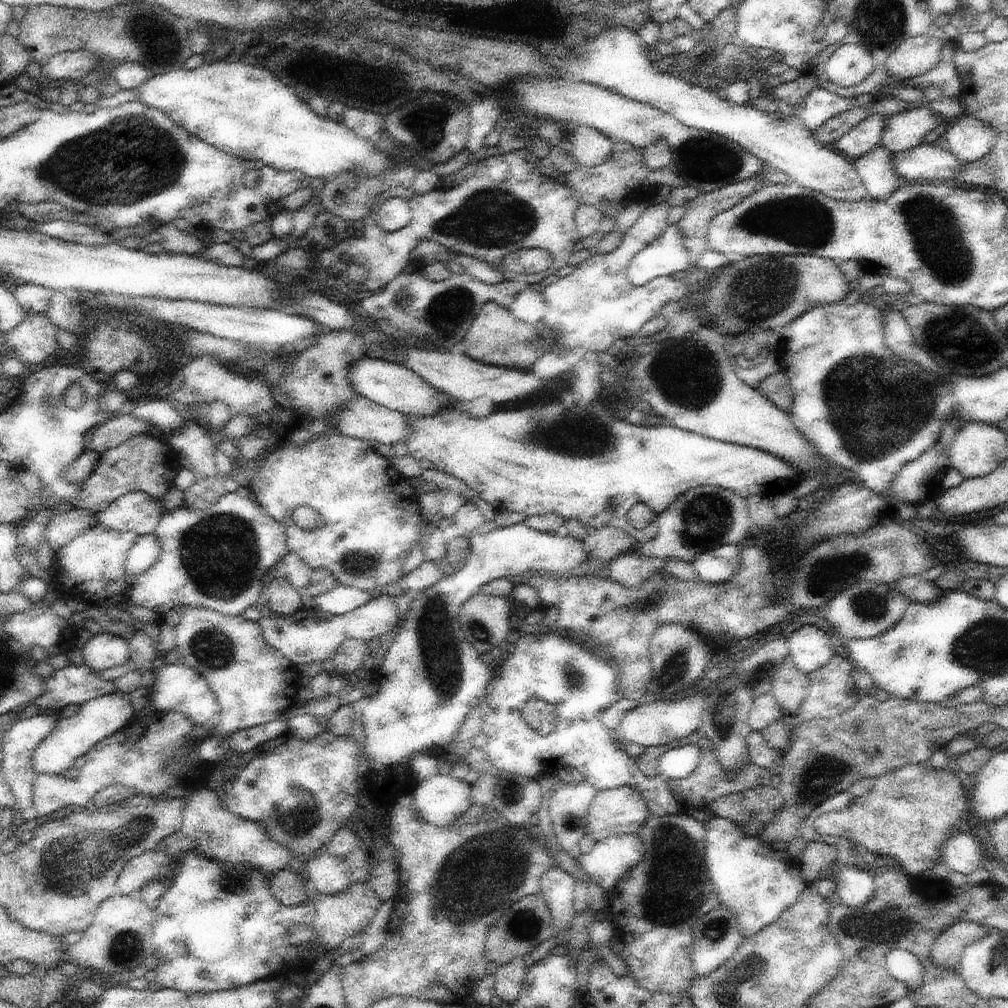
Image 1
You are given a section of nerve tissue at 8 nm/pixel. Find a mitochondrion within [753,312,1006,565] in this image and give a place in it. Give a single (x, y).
(848, 388)

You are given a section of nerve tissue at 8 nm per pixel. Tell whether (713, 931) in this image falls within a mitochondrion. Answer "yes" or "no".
yes

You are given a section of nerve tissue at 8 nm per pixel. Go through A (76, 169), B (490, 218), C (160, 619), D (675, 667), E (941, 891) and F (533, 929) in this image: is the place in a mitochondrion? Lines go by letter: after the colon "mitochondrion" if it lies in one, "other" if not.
A: mitochondrion
B: mitochondrion
C: other
D: mitochondrion
E: other
F: mitochondrion

